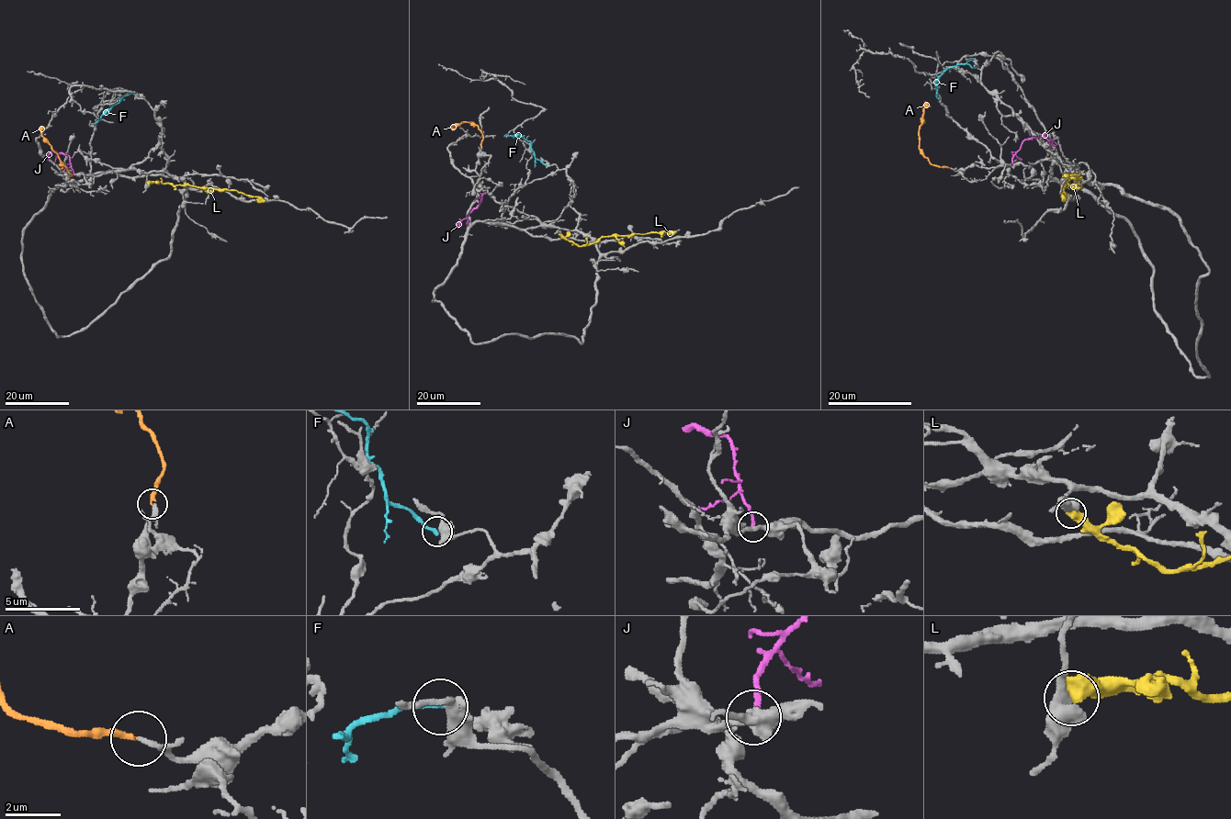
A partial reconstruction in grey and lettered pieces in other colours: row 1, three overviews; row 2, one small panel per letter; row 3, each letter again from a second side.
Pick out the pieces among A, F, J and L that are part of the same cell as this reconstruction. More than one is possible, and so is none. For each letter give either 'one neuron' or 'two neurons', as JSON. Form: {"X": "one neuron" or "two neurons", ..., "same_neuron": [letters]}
{"A": "one neuron", "F": "two neurons", "J": "two neurons", "L": "two neurons", "same_neuron": ["A"]}

